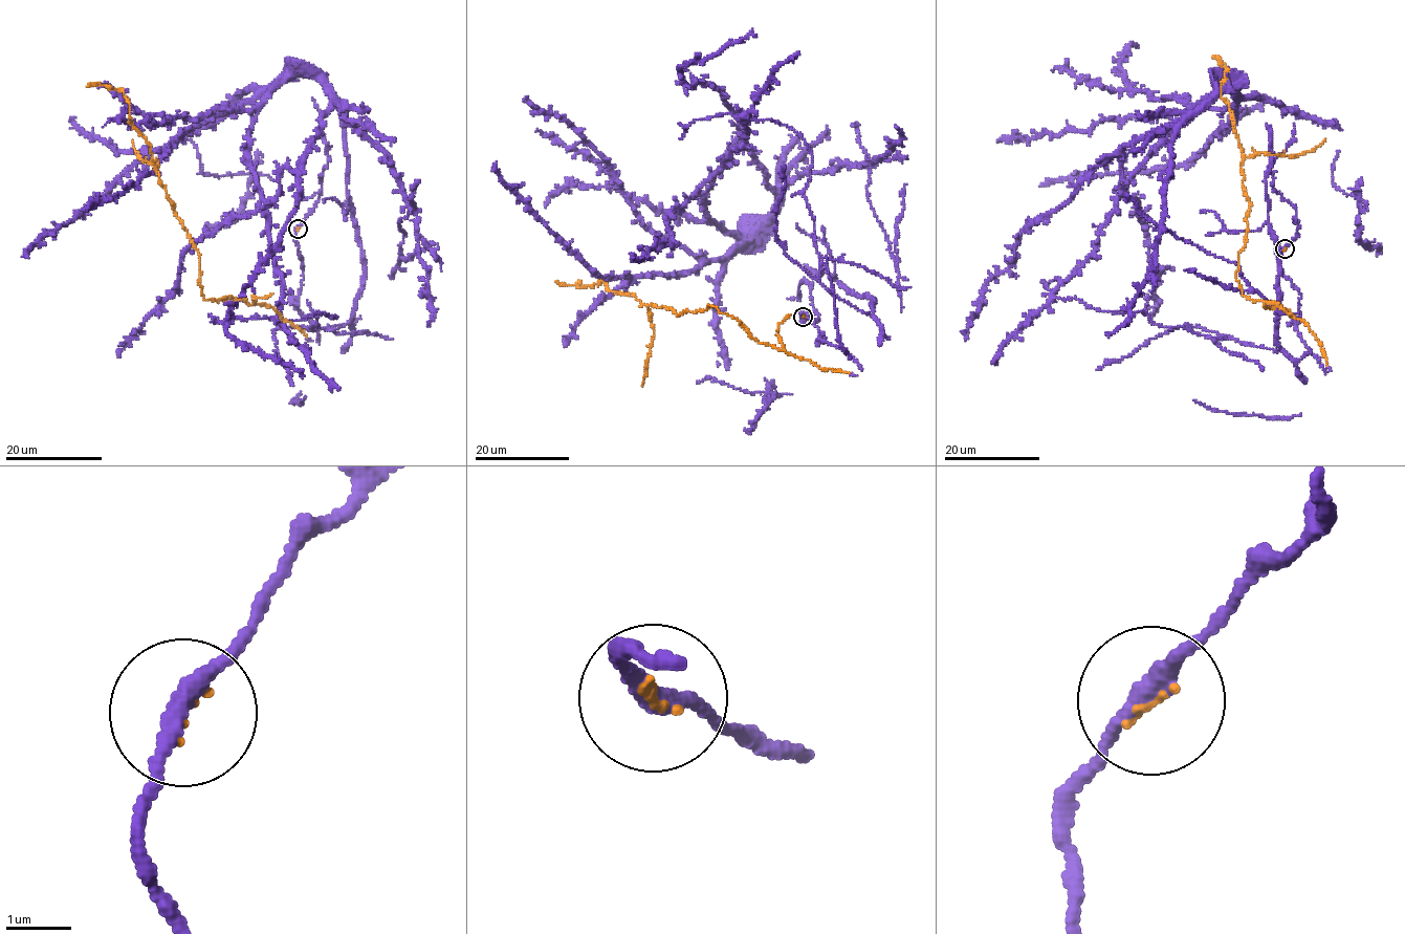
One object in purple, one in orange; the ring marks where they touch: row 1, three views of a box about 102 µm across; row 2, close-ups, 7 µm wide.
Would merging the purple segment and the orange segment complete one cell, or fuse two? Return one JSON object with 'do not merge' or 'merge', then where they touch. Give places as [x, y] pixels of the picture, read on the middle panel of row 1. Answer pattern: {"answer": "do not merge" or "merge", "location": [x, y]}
{"answer": "merge", "location": [803, 317]}

